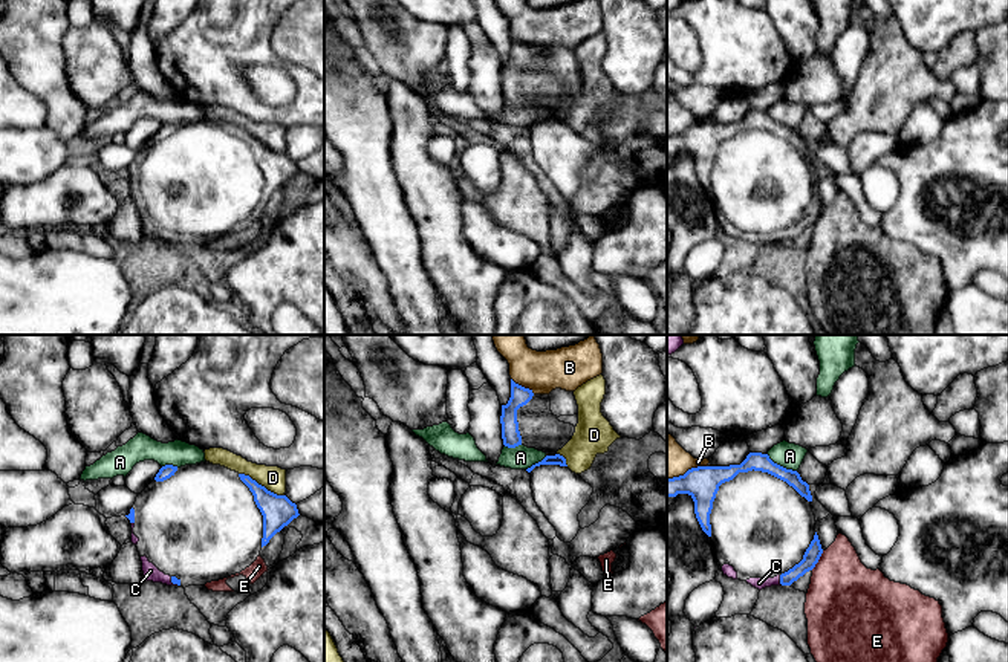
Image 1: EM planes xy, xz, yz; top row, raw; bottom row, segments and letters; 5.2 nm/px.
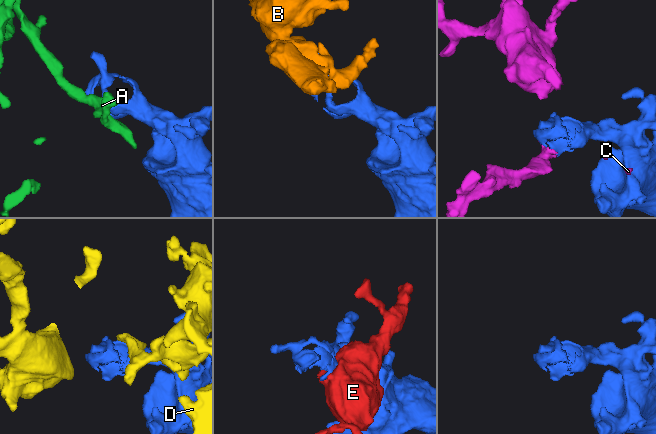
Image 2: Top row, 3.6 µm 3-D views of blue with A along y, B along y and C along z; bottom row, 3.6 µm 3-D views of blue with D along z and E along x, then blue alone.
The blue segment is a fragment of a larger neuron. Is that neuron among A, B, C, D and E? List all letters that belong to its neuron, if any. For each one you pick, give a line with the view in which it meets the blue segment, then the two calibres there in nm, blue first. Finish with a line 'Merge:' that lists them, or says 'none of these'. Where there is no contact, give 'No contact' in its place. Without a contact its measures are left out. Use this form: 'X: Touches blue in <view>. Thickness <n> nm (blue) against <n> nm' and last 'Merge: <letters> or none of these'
C: Touches blue in yz. Thickness 90 nm (blue) against 60 nm
Merge: C

